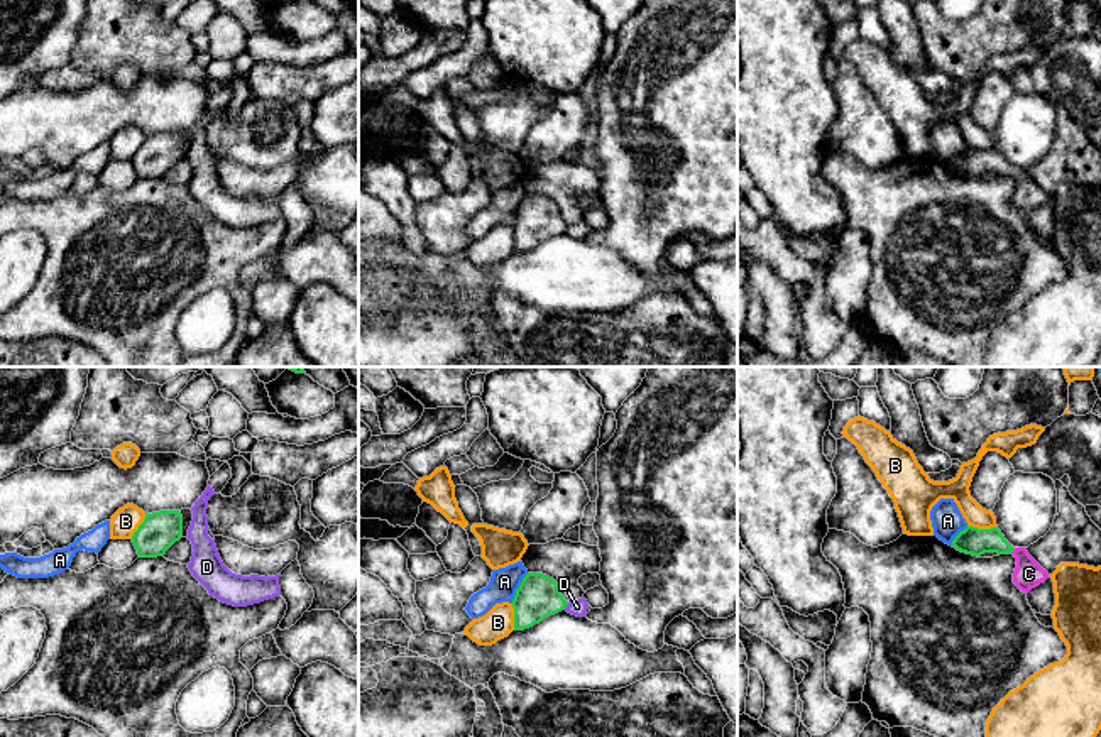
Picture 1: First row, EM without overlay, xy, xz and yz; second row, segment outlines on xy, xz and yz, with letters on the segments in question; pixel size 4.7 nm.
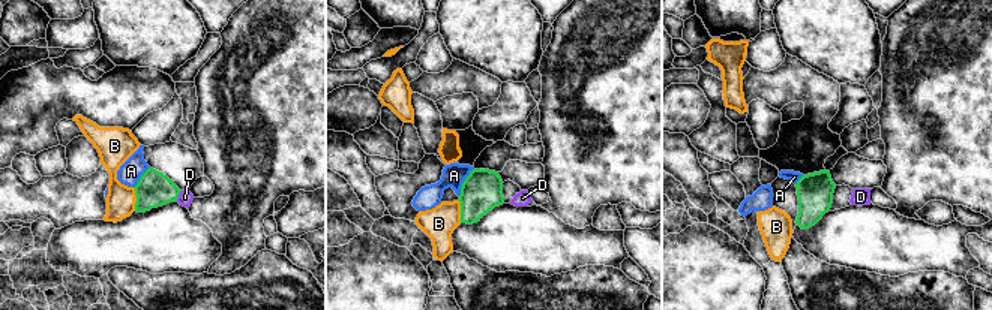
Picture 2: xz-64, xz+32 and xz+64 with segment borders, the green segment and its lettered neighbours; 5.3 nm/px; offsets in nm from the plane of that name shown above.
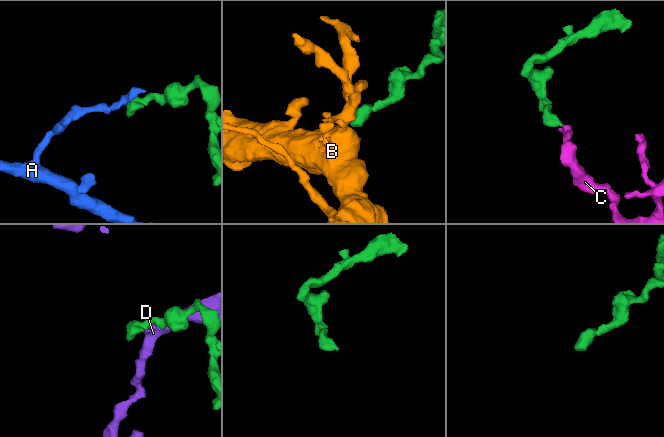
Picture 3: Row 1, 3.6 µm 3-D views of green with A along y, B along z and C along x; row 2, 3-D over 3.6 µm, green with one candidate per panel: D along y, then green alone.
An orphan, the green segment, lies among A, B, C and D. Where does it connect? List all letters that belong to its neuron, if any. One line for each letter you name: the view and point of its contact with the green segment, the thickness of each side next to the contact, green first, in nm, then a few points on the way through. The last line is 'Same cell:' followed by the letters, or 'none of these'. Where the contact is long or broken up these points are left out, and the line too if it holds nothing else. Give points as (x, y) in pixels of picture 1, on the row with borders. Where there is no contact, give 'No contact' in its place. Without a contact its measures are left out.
C: Touches green at yz (1012, 551). Thickness 130 nm (green) against 140 nm. Path across: yz (975, 541), (995, 541), (1012, 551), (1025, 563), (1029, 573)
Same cell: C

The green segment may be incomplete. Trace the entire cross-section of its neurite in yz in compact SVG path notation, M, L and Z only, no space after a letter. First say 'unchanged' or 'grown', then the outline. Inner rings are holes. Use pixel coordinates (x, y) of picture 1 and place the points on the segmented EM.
grown | M967 526L954 538L952 548L972 556L981 556L984 553L1013 554L1016 558L1013 583L1025 593L1049 578L1049 573L1028 551L1025 548L1013 548L998 527L978 529Z

